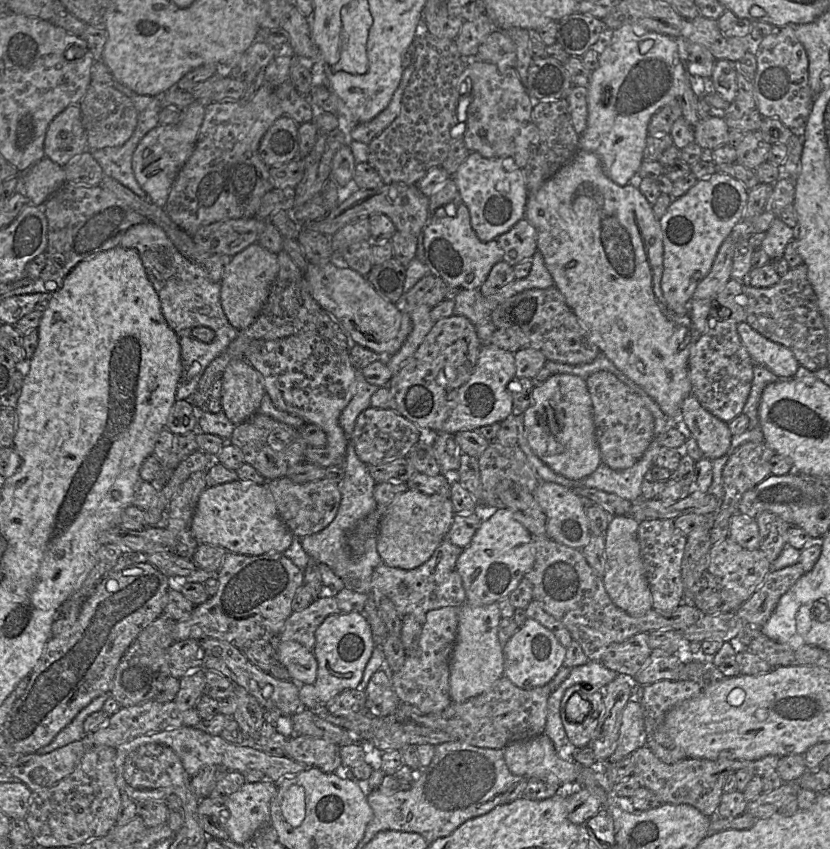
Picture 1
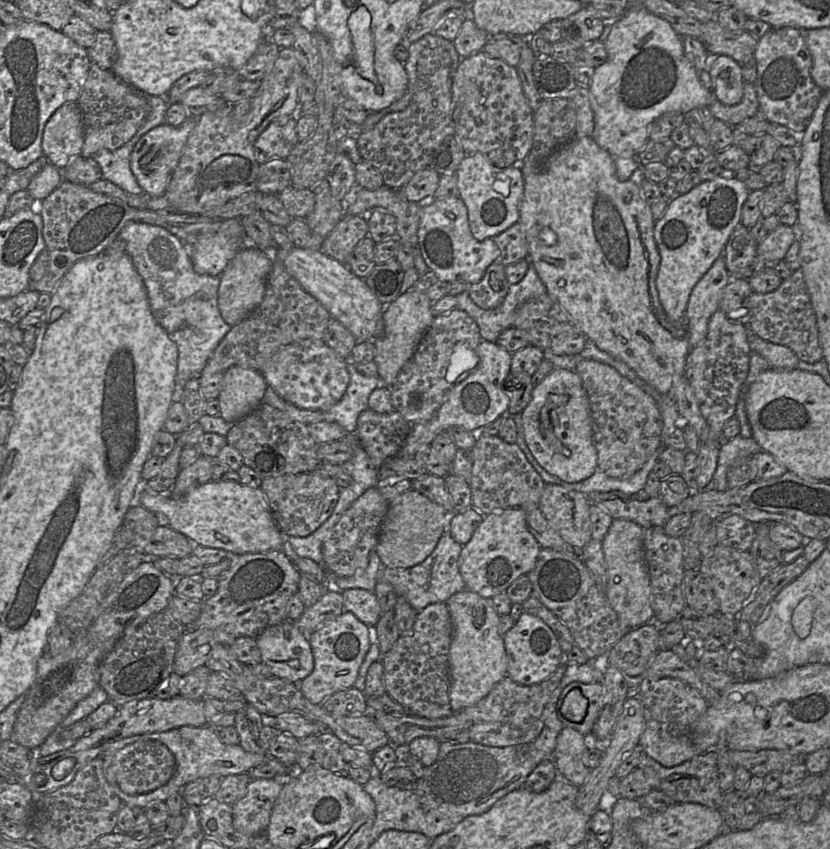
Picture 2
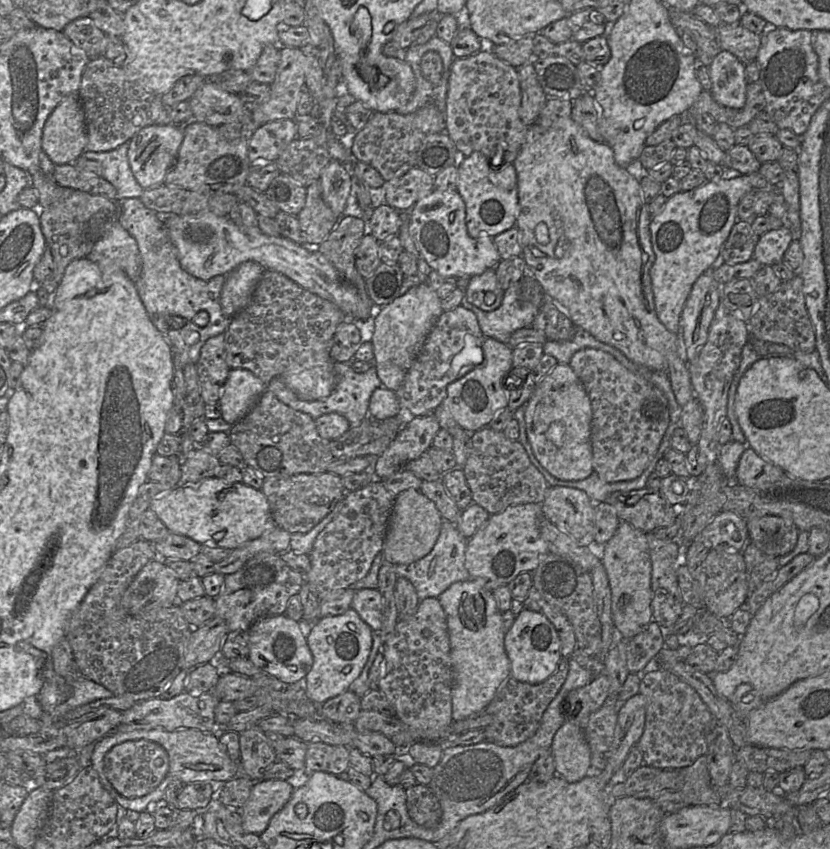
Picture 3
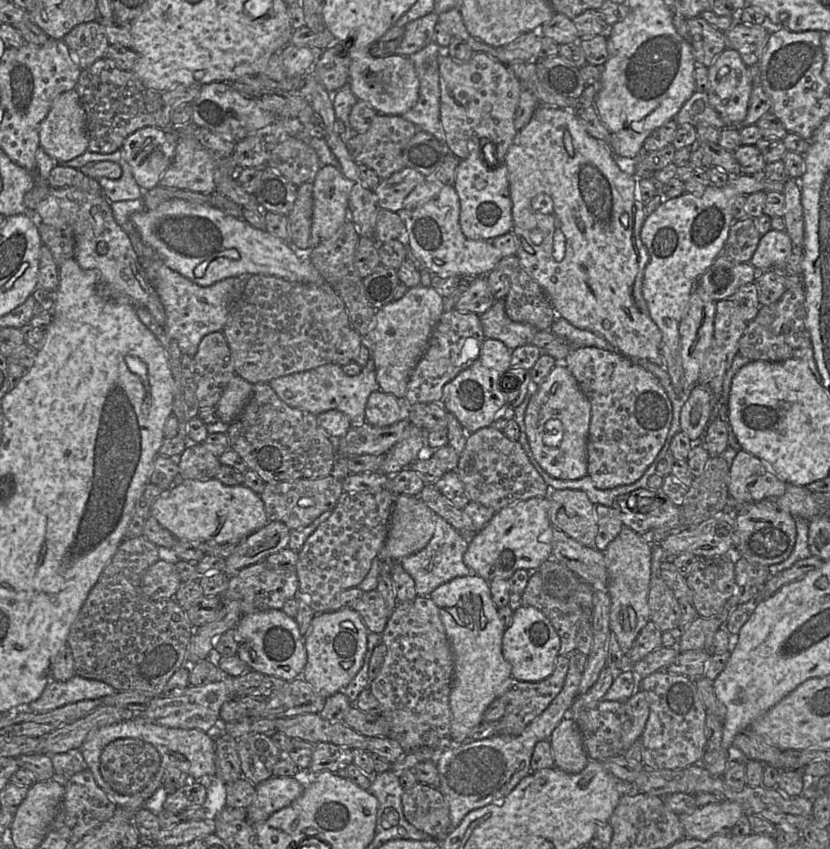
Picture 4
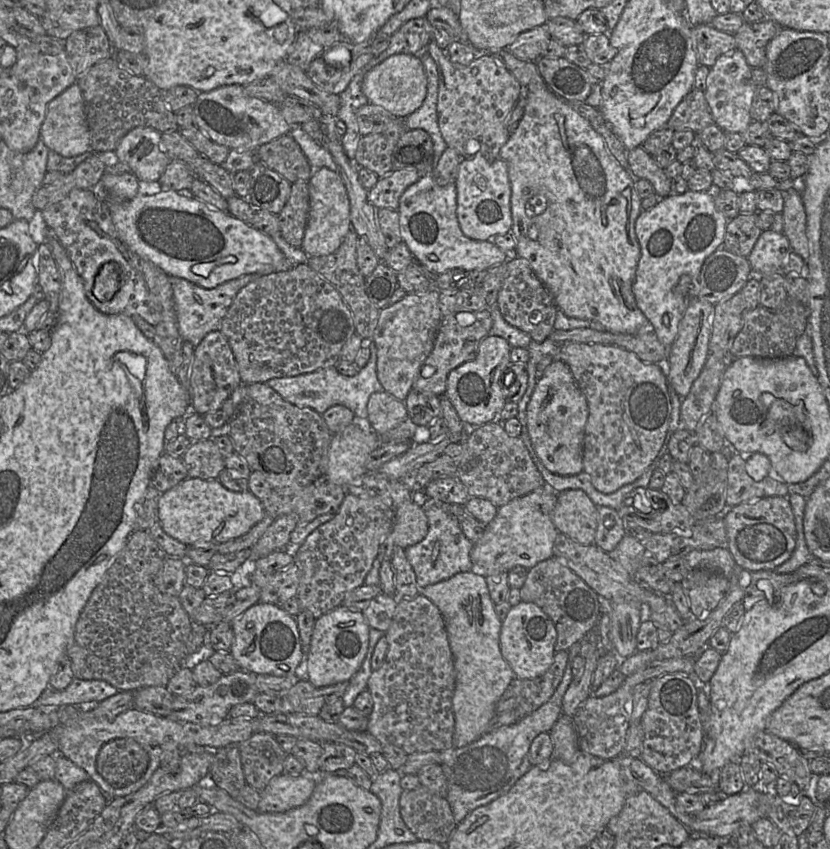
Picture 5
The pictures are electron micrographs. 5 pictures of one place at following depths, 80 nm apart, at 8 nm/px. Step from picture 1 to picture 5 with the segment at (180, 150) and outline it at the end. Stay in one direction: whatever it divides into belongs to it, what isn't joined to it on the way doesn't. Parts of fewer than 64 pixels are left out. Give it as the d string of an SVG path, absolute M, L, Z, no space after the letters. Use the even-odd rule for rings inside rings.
M137 127L130 130L118 143L115 154L119 161L129 165L141 183L155 182L160 179L171 162L161 147L161 133L150 127Z

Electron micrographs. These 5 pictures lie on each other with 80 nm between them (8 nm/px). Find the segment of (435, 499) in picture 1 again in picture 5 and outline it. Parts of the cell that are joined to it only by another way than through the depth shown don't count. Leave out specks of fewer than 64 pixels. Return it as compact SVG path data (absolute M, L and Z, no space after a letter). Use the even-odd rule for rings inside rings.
M411 501L395 510L390 532L395 546L406 549L423 540L427 533L428 519L421 506Z

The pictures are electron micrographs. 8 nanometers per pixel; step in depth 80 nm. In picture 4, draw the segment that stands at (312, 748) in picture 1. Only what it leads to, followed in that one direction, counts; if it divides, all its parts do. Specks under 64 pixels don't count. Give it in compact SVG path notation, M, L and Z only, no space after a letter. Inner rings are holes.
M332 743L314 744L314 751L309 769L313 772L337 772L353 763L352 749Z

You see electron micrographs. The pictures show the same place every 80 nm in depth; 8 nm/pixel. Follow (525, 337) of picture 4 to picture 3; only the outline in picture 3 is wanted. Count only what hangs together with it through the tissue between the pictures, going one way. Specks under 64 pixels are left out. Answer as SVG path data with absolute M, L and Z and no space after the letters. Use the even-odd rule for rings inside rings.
M529 274L510 286L503 296L501 305L493 311L483 311L472 305L463 298L461 306L472 311L478 320L483 335L487 338L496 339L504 344L508 344L512 333L518 329L531 327L539 308L545 302L545 292L536 278Z

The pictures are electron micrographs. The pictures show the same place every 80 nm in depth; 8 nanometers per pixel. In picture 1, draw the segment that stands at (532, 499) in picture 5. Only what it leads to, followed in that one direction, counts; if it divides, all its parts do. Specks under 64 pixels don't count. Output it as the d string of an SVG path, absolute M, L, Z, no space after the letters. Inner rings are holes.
M497 509L491 517L482 519L471 543L457 559L456 567L462 579L466 602L484 606L508 598L534 562L533 536L514 518L510 509Z

